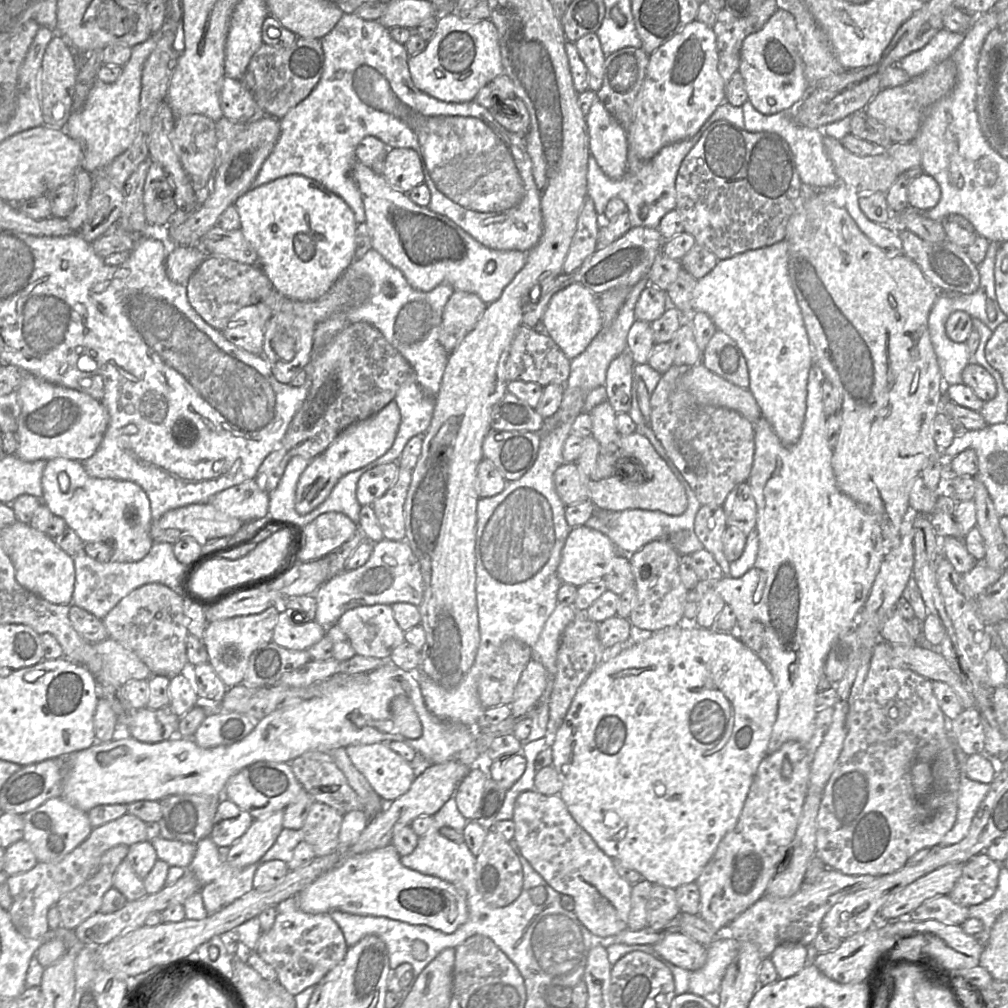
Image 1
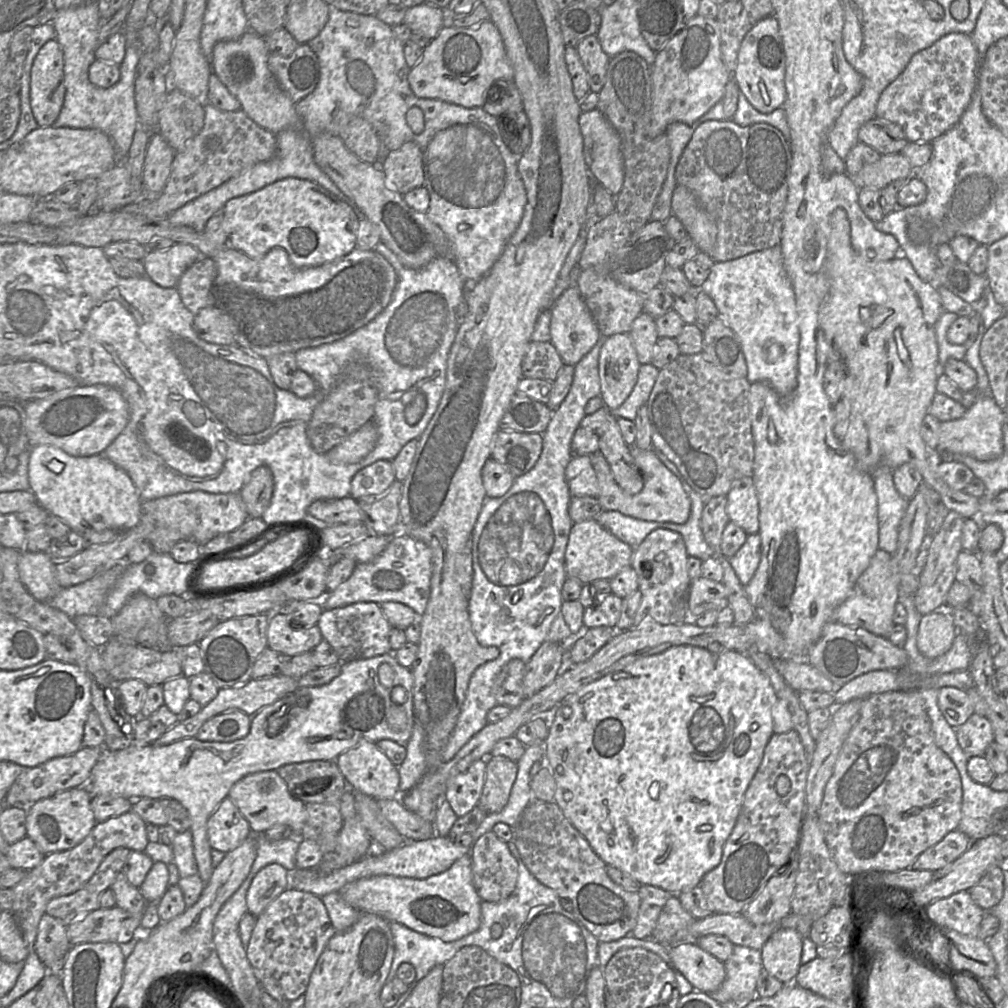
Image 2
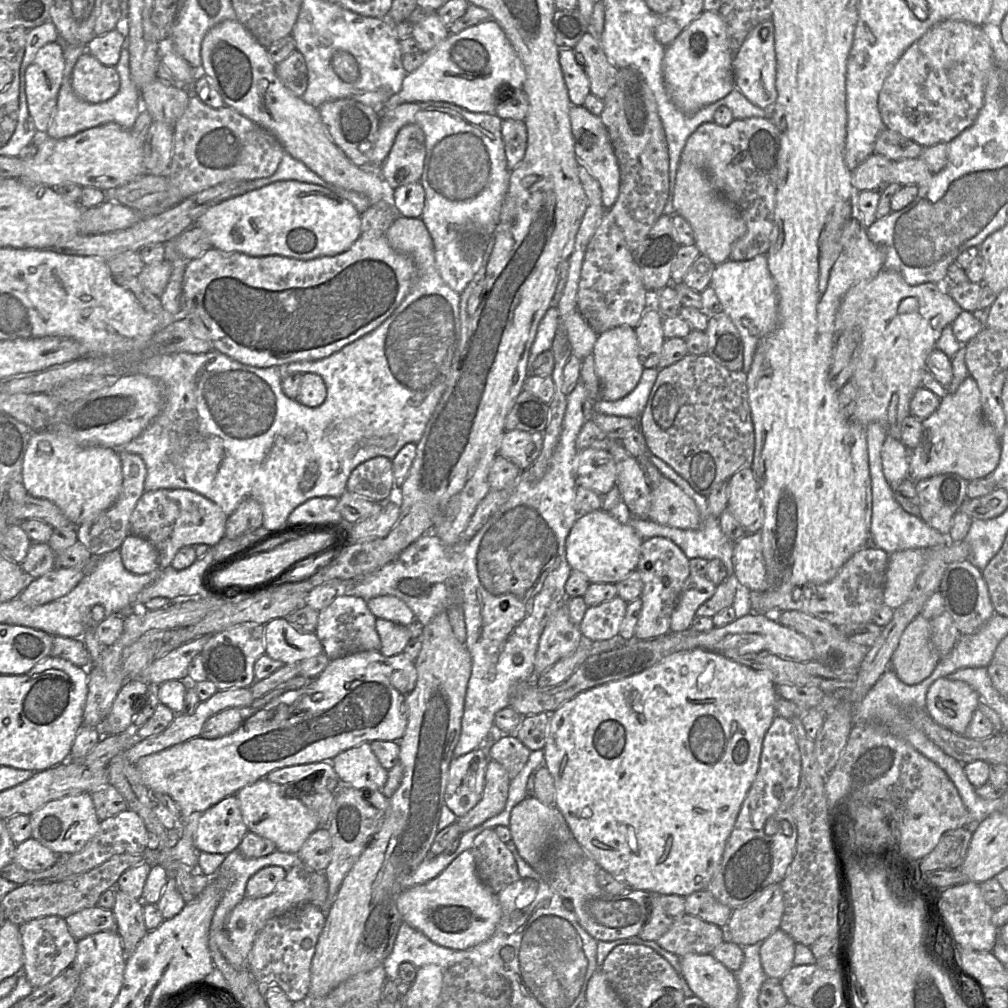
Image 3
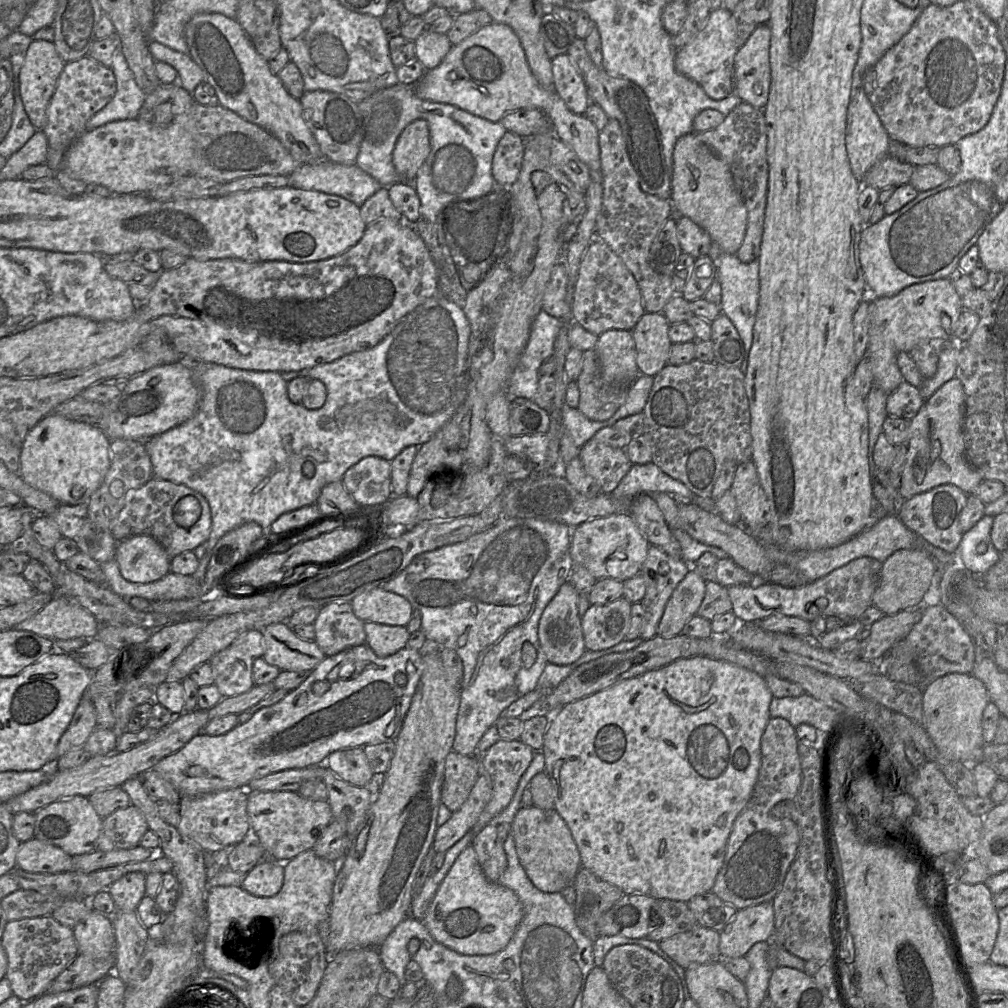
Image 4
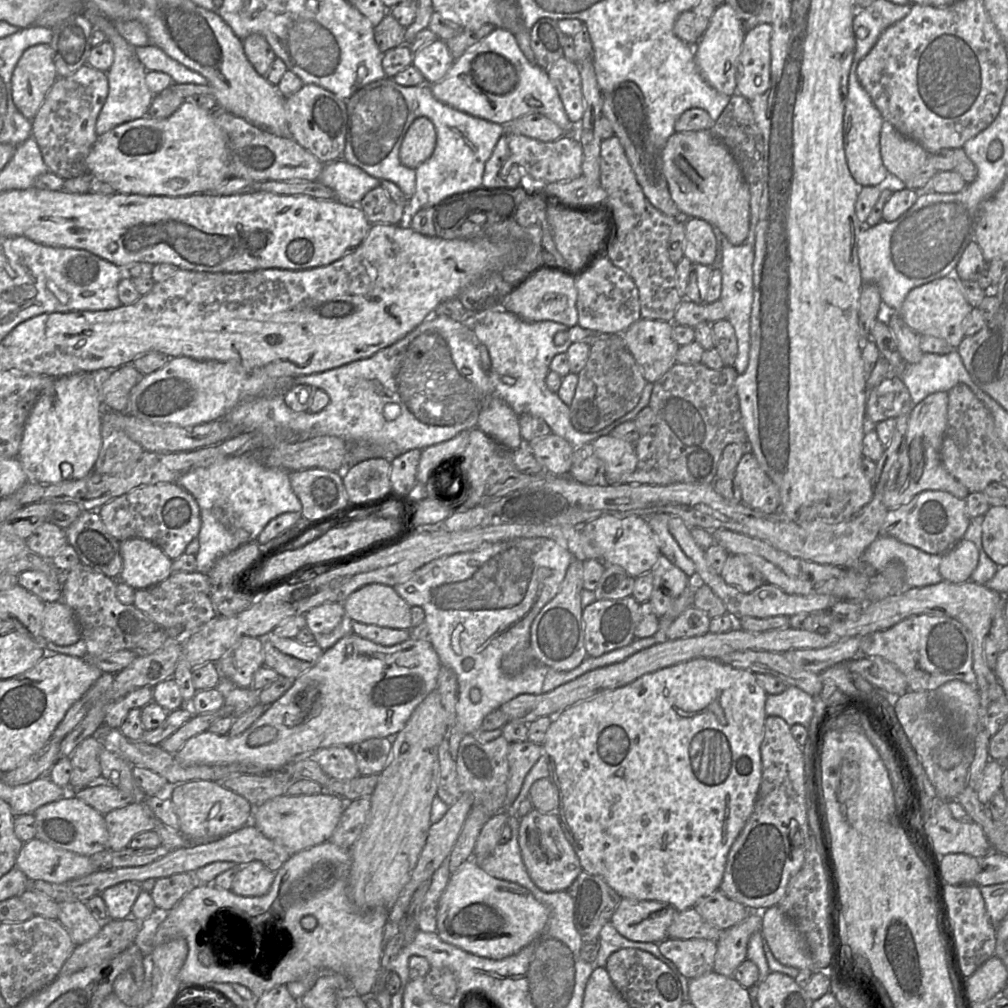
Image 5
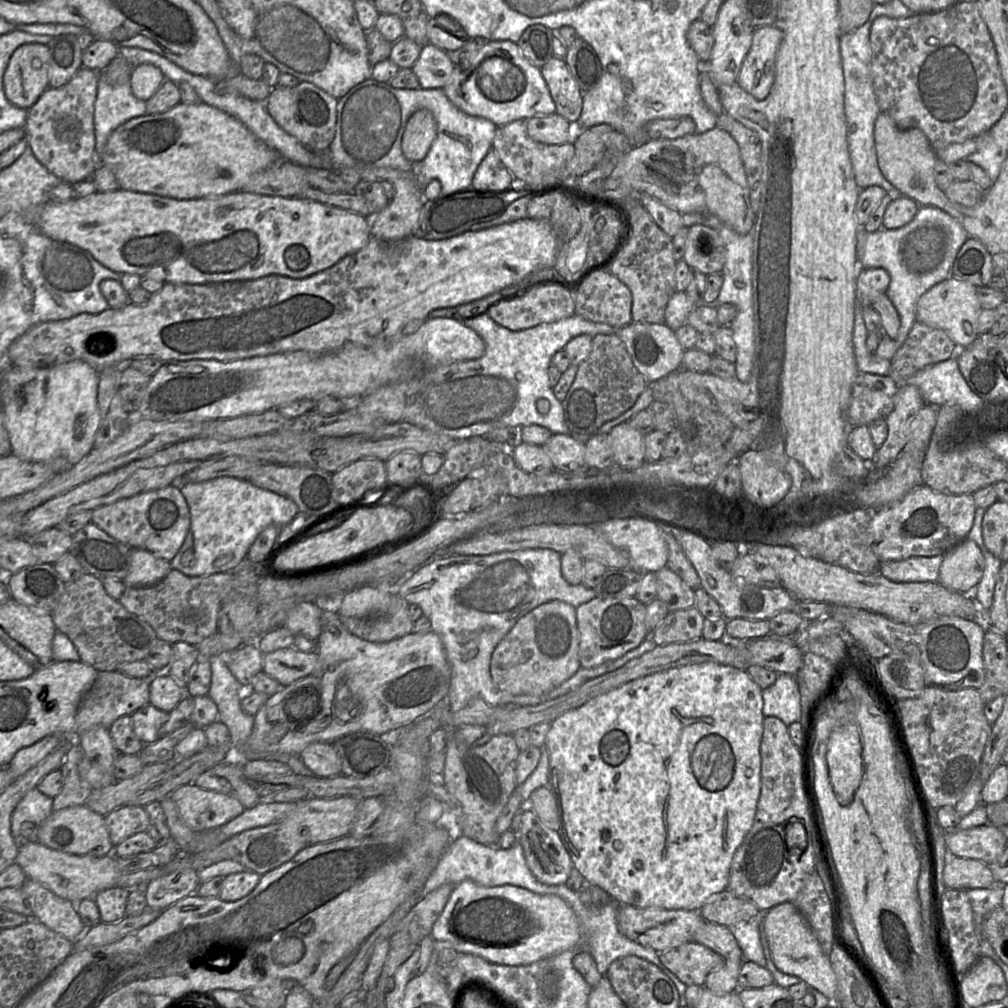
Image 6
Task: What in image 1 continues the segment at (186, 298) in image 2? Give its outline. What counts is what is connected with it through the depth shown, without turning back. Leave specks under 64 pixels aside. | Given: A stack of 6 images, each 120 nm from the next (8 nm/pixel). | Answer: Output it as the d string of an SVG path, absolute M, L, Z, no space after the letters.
M207 257L186 284L190 305L213 328L223 331L240 309L264 302L275 289L258 265L239 263L226 257Z

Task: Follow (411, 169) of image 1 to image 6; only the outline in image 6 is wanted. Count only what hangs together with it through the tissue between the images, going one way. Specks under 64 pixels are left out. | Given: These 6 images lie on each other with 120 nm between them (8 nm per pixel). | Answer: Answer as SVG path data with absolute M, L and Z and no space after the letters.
M428 109L415 111L407 121L401 140L402 152L412 163L422 161L437 136L437 122Z

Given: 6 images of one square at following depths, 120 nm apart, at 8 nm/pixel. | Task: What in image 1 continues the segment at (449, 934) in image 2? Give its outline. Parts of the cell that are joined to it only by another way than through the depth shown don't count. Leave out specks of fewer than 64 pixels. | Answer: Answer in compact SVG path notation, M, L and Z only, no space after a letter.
M390 843L375 850L347 856L338 866L327 871L296 895L297 906L305 913L330 914L342 911L355 915L387 917L414 925L427 925L451 934L468 919L465 894L454 884L436 876L425 875L402 865L401 856Z

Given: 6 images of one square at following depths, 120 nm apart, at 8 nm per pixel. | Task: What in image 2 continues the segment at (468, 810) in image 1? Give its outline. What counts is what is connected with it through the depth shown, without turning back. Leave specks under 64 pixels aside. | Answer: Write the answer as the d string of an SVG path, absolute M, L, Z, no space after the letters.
M486 759L474 761L466 771L447 781L443 799L449 802L458 817L466 815L478 805L485 782L486 765Z

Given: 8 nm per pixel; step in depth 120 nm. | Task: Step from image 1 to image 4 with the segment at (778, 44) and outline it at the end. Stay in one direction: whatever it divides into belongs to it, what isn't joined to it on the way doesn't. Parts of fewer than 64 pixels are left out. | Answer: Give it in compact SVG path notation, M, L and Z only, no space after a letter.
M768 24L757 26L734 57L734 93L761 110L767 104L771 82L770 38Z

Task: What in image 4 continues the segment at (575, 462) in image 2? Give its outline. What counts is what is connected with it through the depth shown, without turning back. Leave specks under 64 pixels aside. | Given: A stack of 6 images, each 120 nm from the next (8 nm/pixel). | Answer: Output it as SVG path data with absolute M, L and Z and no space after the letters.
M594 439L586 442L578 456L604 494L611 494L632 467L625 449L612 448Z

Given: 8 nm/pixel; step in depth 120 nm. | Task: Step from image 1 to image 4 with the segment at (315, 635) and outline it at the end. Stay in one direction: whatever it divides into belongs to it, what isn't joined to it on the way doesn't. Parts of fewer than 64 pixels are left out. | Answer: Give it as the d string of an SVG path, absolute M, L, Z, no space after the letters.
M287 622L262 630L264 660L281 671L312 671L326 655L314 640L300 638Z

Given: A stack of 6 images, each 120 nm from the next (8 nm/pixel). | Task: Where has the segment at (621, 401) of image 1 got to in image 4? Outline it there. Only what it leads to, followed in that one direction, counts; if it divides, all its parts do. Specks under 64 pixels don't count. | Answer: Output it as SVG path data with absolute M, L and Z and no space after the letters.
M608 330L598 337L595 351L603 378L617 385L631 385L640 375L636 349L629 330Z

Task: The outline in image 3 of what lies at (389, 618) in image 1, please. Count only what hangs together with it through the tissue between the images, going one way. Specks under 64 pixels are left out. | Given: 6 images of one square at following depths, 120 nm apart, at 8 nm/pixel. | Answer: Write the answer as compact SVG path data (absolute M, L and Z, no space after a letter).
M340 593L319 612L315 633L323 646L323 652L330 660L362 651L379 651L381 640L375 627L376 619L367 606L367 600Z

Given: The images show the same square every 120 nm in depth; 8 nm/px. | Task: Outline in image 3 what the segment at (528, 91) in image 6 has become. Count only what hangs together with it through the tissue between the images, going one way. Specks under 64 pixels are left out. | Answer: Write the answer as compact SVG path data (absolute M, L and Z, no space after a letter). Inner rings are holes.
M493 19L464 29L458 34L449 34L435 48L425 54L423 63L413 72L407 73L400 91L391 96L380 110L392 110L404 102L444 101L468 111L494 114L498 92L502 88L522 89L526 79L524 66L502 28ZM572 105L569 110L569 118L578 163L585 166L599 182L602 191L602 206L609 210L619 193L620 170L607 129L600 116L592 114L583 105Z

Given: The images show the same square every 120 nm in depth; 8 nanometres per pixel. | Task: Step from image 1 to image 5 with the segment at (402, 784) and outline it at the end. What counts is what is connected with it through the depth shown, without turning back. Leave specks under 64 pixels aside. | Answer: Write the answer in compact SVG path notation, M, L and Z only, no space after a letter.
M350 746L322 748L317 750L311 758L331 779L349 780L360 775Z

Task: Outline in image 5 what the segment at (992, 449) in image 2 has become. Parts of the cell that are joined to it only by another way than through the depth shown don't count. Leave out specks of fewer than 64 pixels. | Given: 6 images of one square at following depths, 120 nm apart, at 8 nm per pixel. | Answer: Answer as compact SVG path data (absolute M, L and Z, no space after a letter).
M934 392L916 404L910 412L904 449L892 466L884 487L883 502L889 510L909 503L917 494L926 490L947 491L962 499L969 495L969 490L945 469L940 459L947 427L948 396L948 392Z

